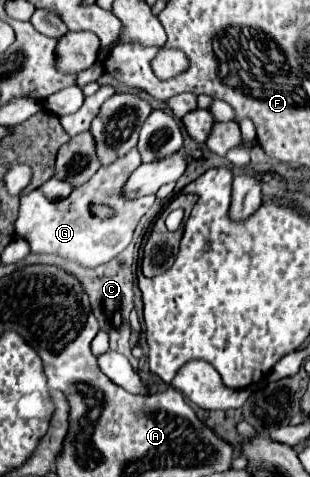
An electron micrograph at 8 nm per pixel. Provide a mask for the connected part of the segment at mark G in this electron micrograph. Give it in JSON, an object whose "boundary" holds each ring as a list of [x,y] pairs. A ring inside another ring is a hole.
{"boundary":[[[132,148],[126,156],[114,160],[108,166],[102,166],[86,184],[78,186],[68,198],[48,200],[40,190],[24,194],[20,198],[20,216],[16,220],[16,236],[24,238],[30,244],[32,252],[48,252],[60,254],[64,258],[72,258],[86,268],[94,268],[110,262],[118,256],[132,240],[134,228],[144,212],[152,206],[154,194],[140,198],[126,198],[122,194],[122,186],[130,178],[130,172],[142,164],[138,148]],[[104,204],[114,210],[110,218],[100,218],[94,214],[94,206]]]}

